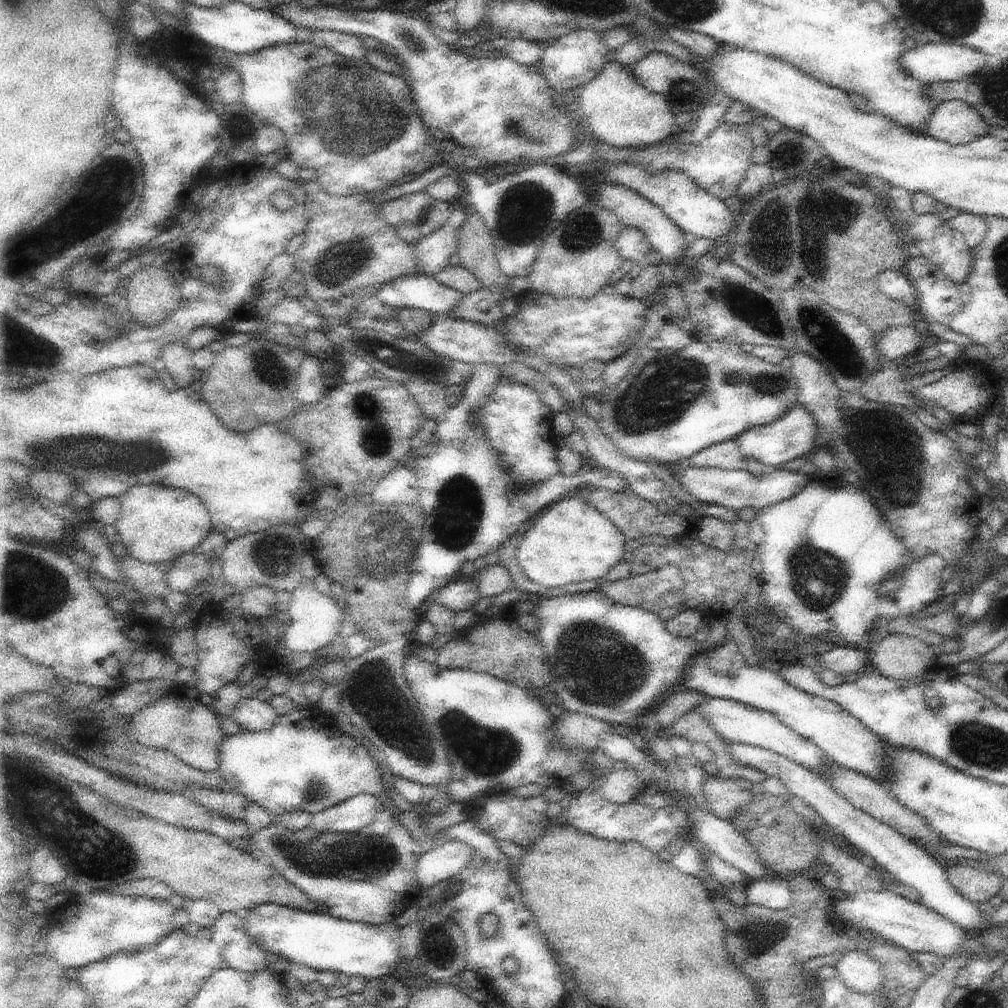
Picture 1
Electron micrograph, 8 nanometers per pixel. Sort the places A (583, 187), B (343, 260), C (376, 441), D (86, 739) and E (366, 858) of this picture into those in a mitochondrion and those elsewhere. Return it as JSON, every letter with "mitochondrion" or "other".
{"A":"other","B":"mitochondrion","C":"mitochondrion","D":"other","E":"mitochondrion"}

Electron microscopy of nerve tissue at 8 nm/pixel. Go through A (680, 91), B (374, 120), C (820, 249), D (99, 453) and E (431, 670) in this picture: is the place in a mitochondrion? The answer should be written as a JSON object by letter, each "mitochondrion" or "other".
{"A":"mitochondrion","B":"mitochondrion","C":"other","D":"mitochondrion","E":"other"}

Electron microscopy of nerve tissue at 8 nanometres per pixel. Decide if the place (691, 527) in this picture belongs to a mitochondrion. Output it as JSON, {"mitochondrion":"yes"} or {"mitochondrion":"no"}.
{"mitochondrion":"no"}

